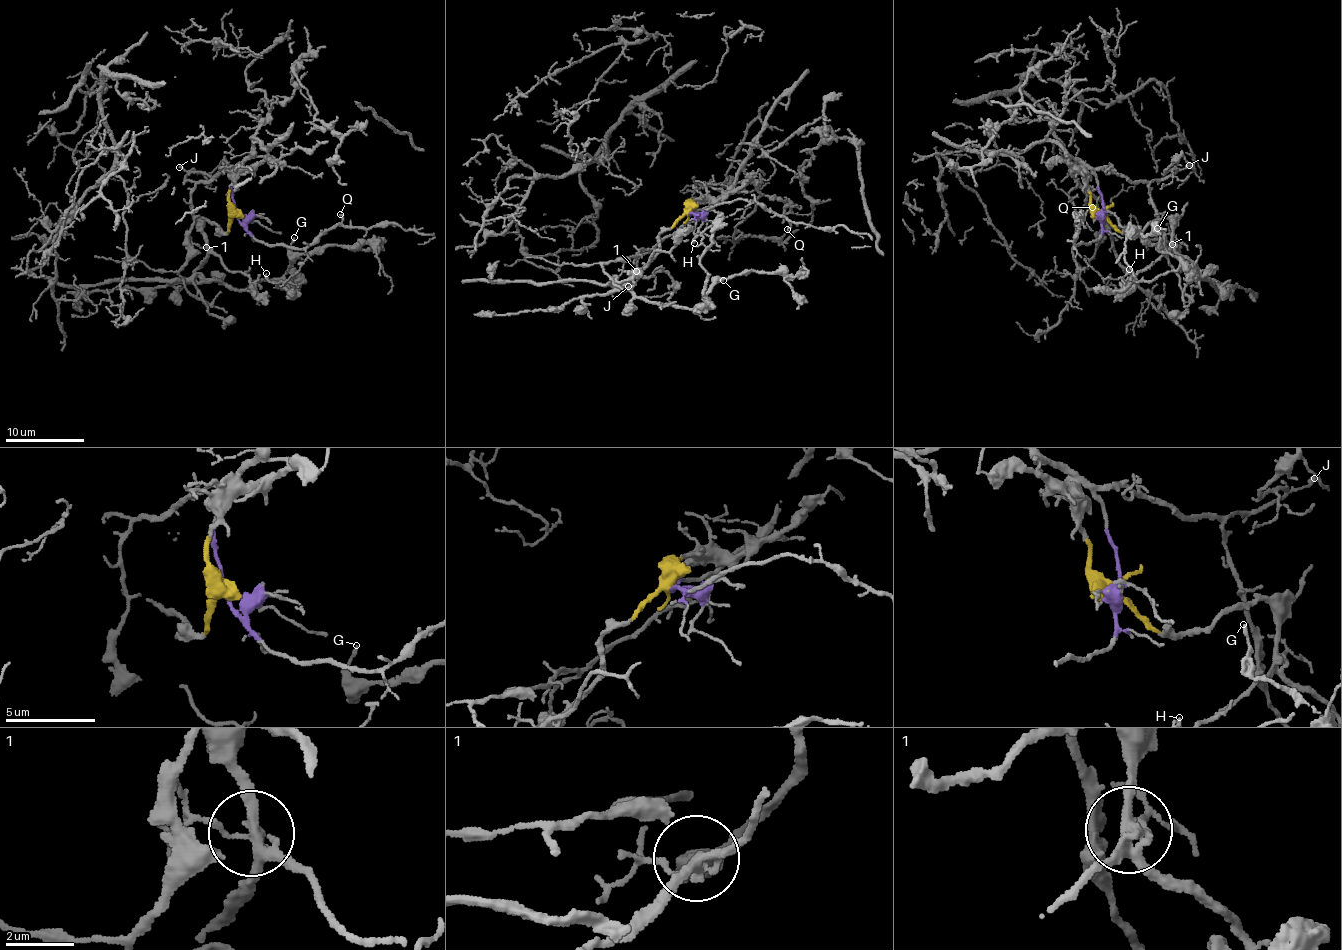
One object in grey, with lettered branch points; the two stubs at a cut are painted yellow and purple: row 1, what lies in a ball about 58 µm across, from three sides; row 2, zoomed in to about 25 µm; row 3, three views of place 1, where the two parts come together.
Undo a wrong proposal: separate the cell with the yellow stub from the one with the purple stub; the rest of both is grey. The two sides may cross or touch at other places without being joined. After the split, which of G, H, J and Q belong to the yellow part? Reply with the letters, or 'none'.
G

